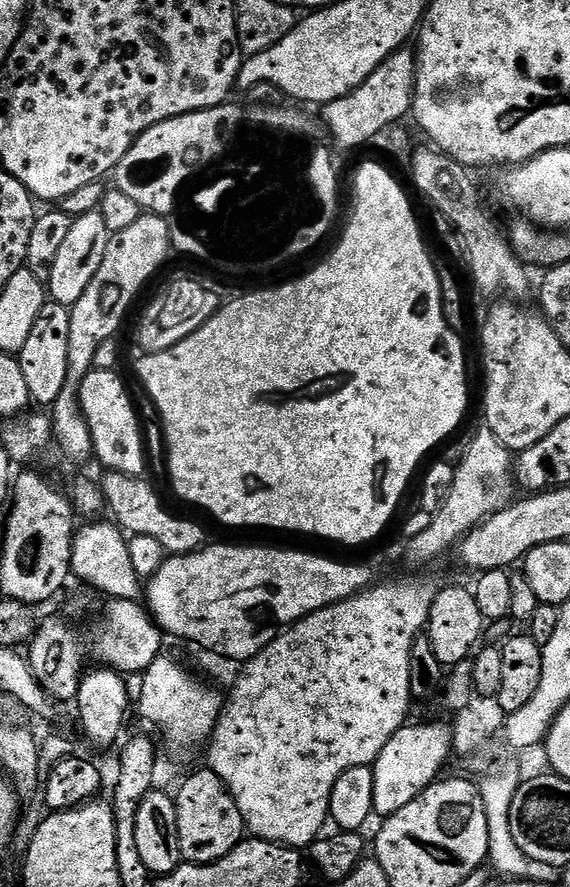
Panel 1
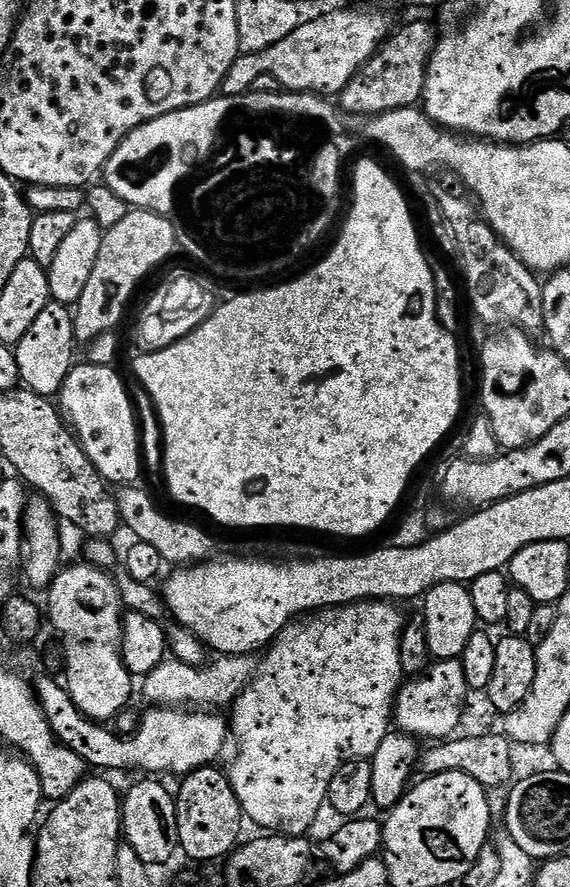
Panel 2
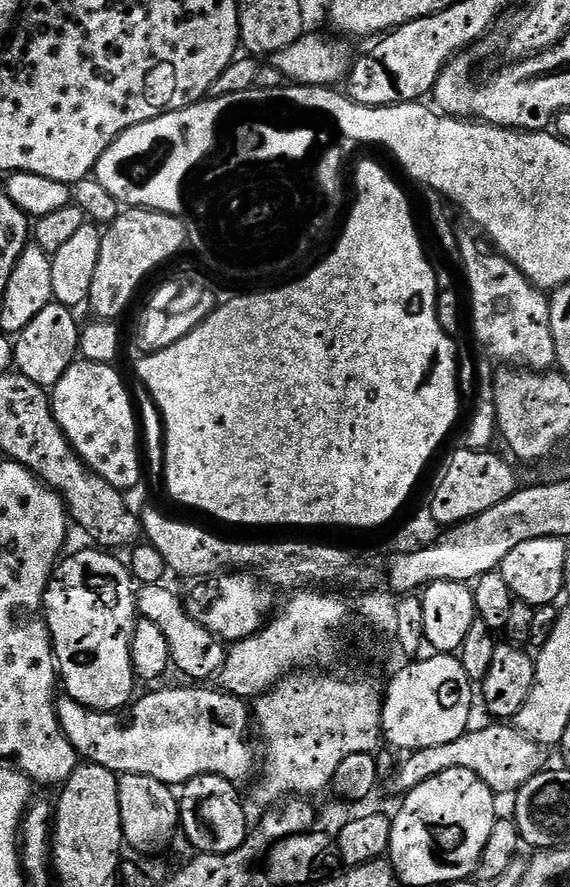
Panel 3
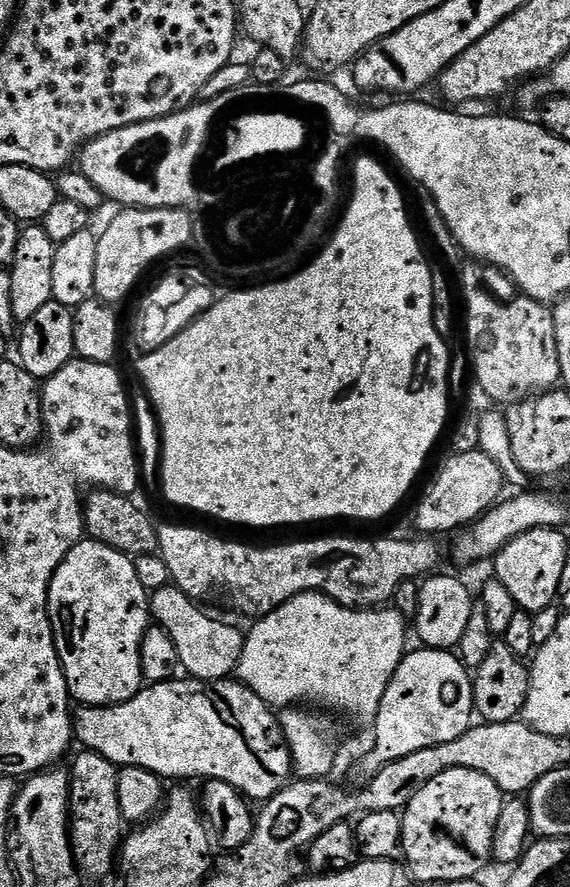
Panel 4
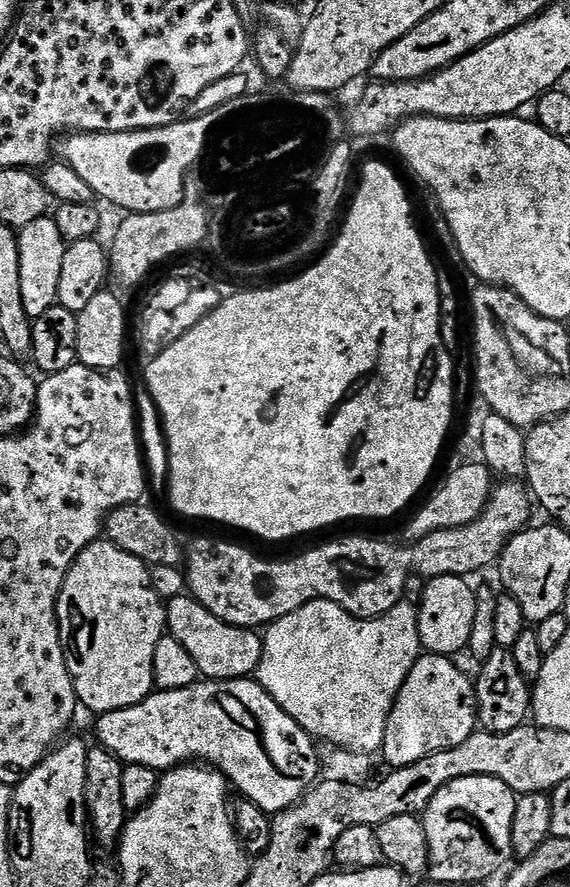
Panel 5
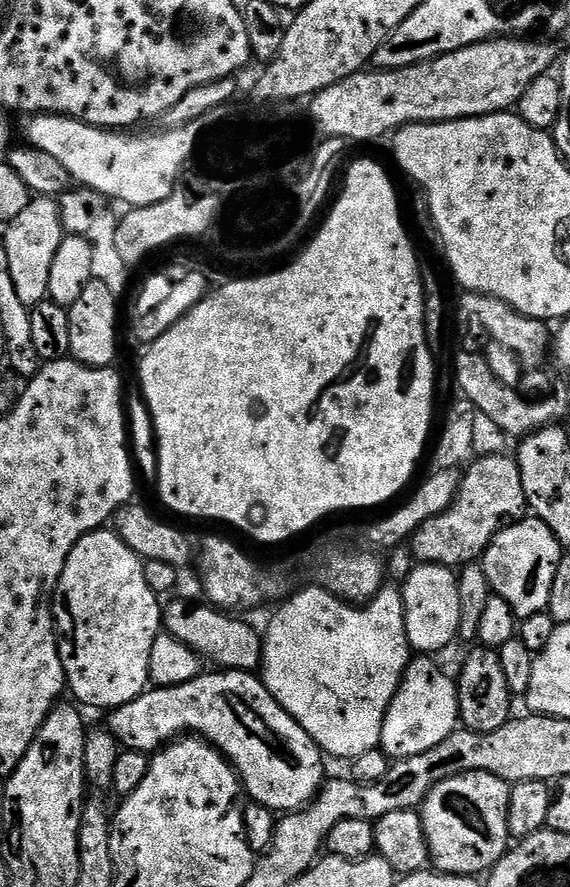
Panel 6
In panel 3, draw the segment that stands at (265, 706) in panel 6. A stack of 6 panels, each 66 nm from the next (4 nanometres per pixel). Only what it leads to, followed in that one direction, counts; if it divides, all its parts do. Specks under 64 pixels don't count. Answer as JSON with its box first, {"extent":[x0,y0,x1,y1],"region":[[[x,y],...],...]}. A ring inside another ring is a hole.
{"extent":[56,686,256,786],"region":[[[212,686],[188,687],[192,688],[160,688],[140,701],[137,699],[131,705],[132,720],[120,720],[119,711],[99,712],[97,708],[82,706],[82,702],[67,694],[60,694],[56,697],[58,722],[81,761],[106,766],[106,770],[120,776],[142,774],[146,778],[158,778],[158,782],[169,786],[183,786],[195,776],[224,776],[233,782],[250,779],[256,768],[256,748],[252,745],[254,716],[249,705],[247,708],[241,697]]]}

